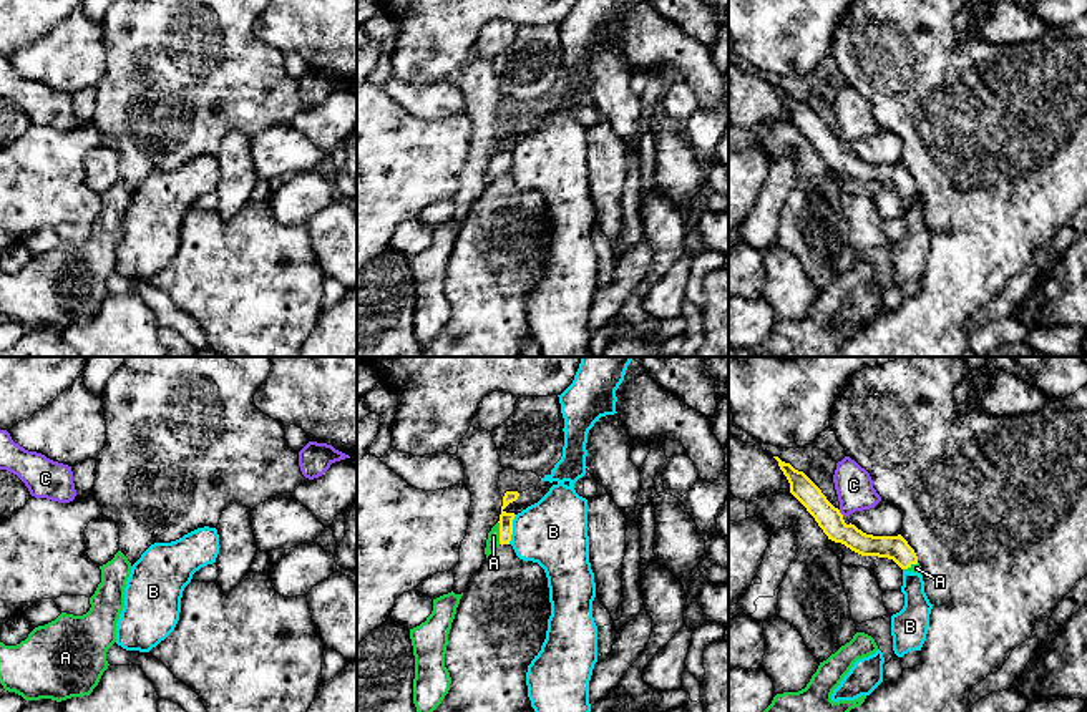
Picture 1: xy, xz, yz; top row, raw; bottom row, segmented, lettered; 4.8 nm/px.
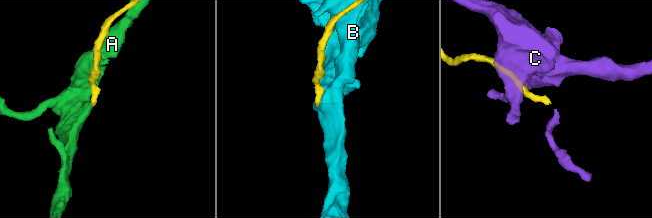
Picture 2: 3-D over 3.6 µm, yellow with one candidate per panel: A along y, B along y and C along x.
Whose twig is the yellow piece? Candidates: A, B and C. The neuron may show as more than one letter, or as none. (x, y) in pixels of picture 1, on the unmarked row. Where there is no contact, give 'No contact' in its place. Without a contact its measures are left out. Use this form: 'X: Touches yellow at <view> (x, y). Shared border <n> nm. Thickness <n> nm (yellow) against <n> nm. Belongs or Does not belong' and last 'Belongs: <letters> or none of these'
A: Touches yellow at xz (500, 161). Shared border 110 nm. Thickness 70 nm (yellow) against 60 nm. Belongs
B: Touches yellow at xz (511, 158). Shared border 150 nm. Thickness 70 nm (yellow) against 320 nm. Does not belong
C: Touches yellow at yz (840, 141). Shared border 40 nm. Thickness 120 nm (yellow) against 180 nm. Does not belong
Belongs: A

